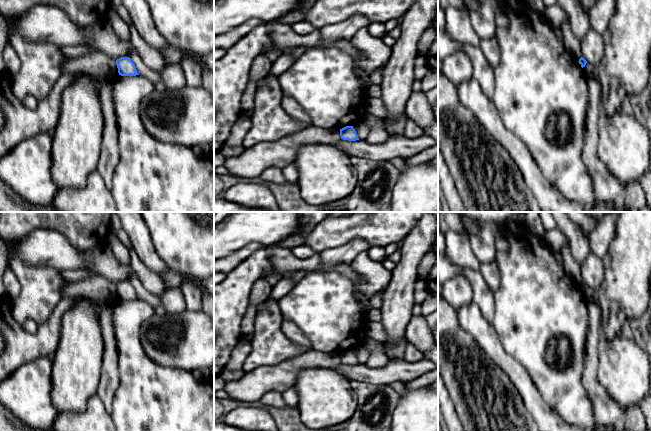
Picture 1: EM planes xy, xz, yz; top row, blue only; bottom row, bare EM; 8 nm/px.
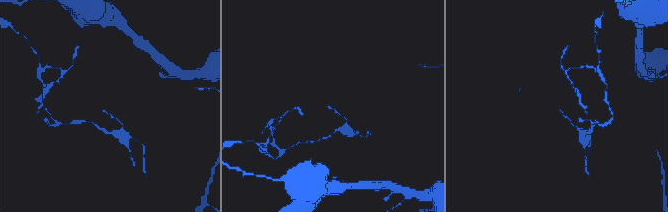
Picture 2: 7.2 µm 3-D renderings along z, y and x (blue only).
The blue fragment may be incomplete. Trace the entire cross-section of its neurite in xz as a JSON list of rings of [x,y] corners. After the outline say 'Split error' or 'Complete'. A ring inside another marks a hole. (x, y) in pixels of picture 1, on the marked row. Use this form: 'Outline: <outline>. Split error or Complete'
Outline: [[[346,126],[340,129],[340,136],[343,140],[356,141],[359,140],[358,135],[353,126]]]. Complete

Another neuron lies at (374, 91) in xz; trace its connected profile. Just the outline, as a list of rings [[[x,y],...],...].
[[[371,84],[367,90],[368,97],[381,98],[381,87],[380,85]]]

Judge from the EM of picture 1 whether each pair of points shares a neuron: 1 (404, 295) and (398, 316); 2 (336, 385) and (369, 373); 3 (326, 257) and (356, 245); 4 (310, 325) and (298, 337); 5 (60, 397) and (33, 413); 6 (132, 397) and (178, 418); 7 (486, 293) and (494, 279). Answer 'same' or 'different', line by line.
1: same
2: different
3: same
4: different
5: different
6: same
7: different

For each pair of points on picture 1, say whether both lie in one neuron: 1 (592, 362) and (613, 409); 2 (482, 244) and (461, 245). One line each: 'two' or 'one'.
1: one
2: two

